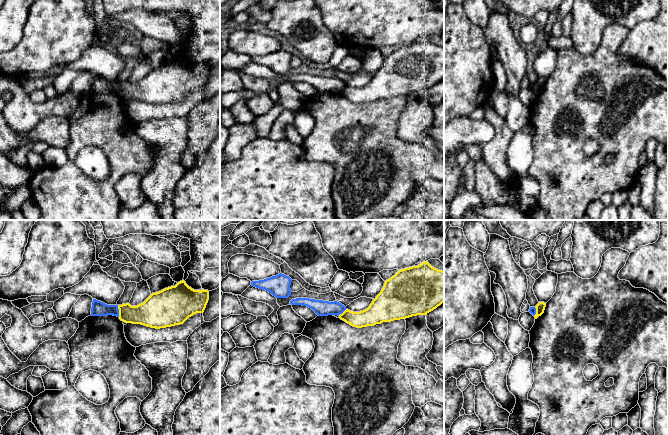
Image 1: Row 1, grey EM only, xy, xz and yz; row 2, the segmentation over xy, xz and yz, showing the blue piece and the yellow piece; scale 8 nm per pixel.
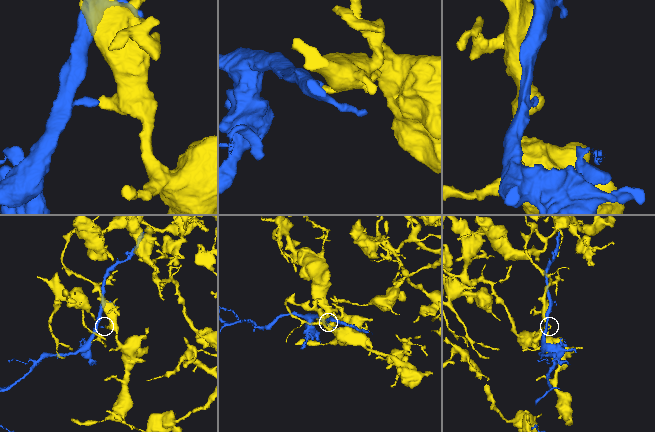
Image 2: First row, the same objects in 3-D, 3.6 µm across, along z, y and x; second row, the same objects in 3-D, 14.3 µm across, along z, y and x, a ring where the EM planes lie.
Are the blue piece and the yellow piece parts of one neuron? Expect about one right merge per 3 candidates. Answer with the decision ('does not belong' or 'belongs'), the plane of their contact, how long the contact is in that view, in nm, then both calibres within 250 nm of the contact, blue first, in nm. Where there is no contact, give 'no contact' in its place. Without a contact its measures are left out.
does not belong; meets blue in xy; contact 100 nm long; 120 nm thick on the blue side, 200 nm on the other

